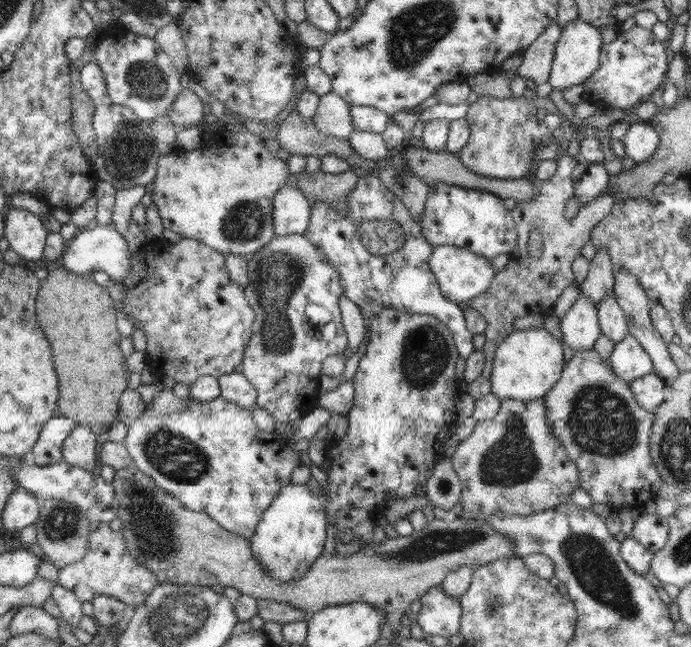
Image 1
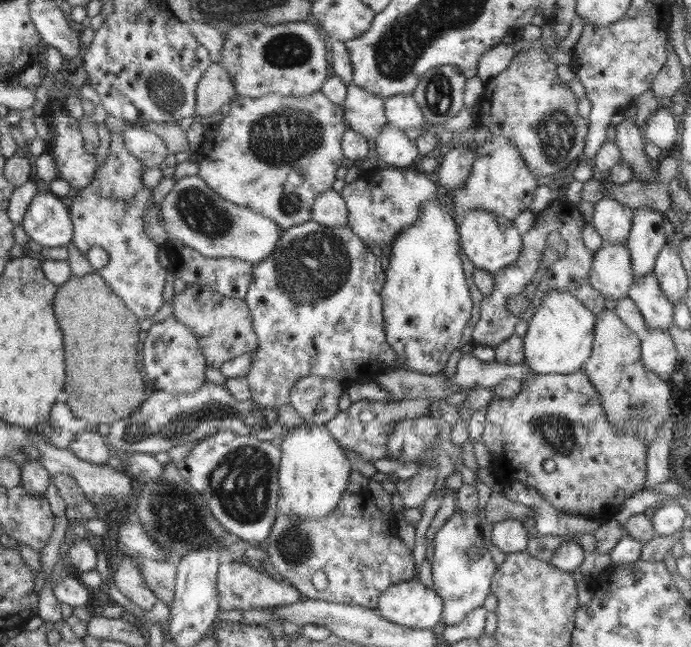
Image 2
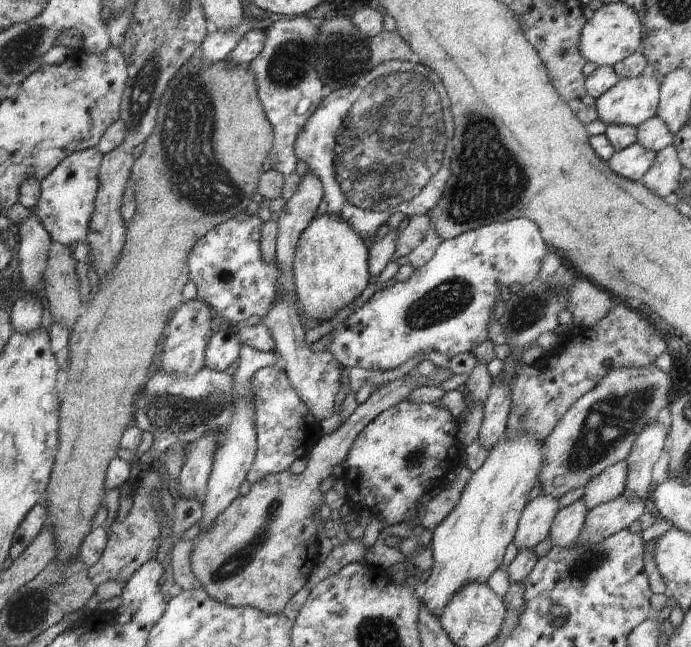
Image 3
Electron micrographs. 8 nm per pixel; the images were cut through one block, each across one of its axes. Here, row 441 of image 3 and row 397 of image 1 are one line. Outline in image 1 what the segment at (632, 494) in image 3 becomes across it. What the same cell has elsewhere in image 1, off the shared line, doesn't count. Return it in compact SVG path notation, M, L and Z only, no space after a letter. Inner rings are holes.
M654 372L636 377L629 385L636 402L653 413L669 395L669 383Z

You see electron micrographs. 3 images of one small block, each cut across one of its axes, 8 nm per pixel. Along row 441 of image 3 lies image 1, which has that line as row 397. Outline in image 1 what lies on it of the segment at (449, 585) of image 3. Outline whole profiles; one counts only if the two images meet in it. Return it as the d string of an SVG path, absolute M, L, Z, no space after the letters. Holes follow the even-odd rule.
M532 327L526 330L513 330L494 352L492 364L491 392L502 399L531 401L548 394L556 384L563 370L564 344L552 336L544 327Z

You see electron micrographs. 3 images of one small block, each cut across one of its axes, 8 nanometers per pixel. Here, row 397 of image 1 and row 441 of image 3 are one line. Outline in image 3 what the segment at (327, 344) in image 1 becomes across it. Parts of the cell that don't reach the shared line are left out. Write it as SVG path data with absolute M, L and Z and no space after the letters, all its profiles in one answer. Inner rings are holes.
M281 365L258 369L252 376L251 386L256 398L257 447L247 480L254 484L268 474L287 471L298 458L308 458L323 434L319 421L302 402Z

